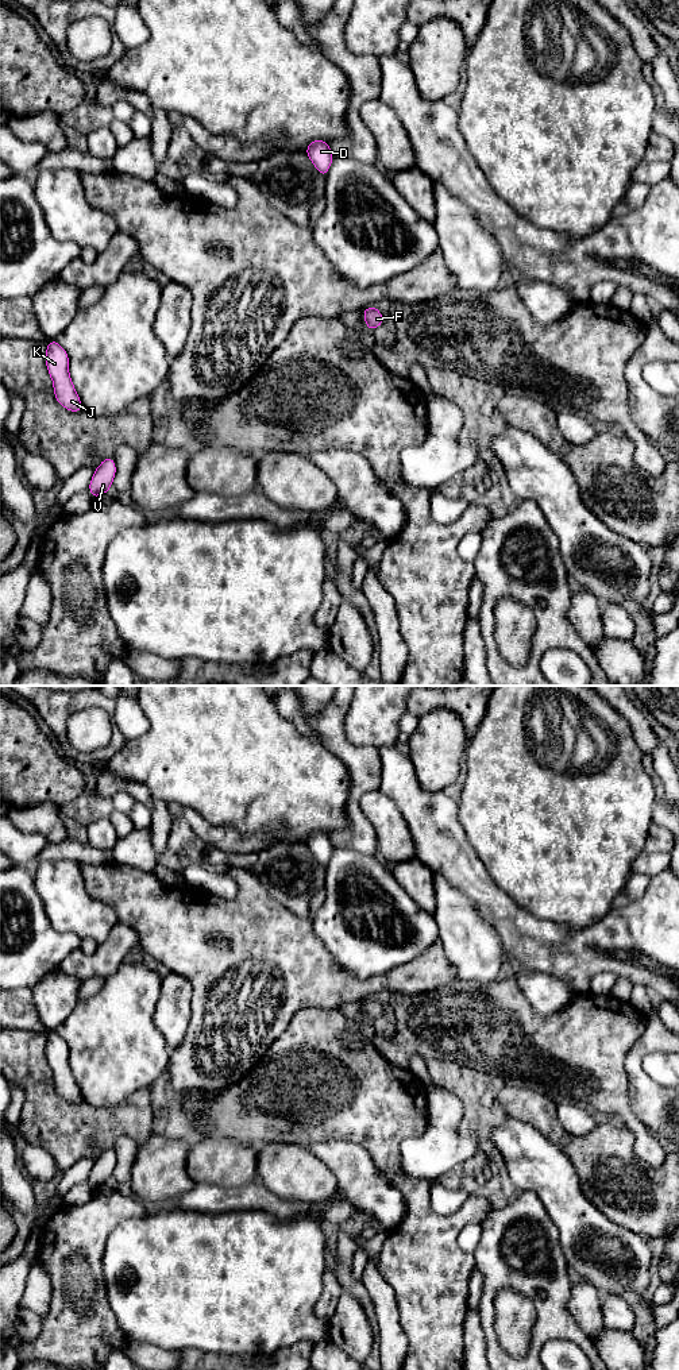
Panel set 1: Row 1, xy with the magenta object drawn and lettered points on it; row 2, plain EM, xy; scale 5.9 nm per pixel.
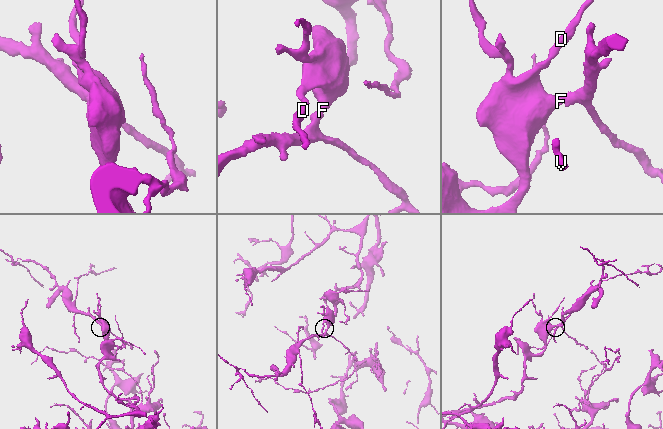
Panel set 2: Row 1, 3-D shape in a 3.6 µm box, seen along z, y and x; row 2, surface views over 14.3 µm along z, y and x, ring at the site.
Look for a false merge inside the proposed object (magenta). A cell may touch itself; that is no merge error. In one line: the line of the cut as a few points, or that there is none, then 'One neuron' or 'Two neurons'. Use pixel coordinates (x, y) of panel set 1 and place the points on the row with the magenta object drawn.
No split. One neuron

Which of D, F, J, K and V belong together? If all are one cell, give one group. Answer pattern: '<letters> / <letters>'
D F J K V

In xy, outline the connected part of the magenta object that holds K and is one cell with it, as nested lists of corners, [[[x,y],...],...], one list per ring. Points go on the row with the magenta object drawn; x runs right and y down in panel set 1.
[[[50,340],[46,347],[46,367],[51,377],[55,400],[65,409],[80,413],[81,400],[69,374],[69,355],[57,340]]]

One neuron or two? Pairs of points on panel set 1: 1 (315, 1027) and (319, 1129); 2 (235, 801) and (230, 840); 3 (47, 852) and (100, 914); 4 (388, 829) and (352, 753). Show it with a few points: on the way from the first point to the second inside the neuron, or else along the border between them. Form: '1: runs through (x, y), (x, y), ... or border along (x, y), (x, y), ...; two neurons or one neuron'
1: runs through (316, 1053), (319, 1103); one neuron
2: border along (201, 815), (213, 825), (262, 834); two neurons
3: border along (57, 859), (43, 859), (35, 864); two neurons
4: border along (377, 788), (361, 801), (370, 824); two neurons

